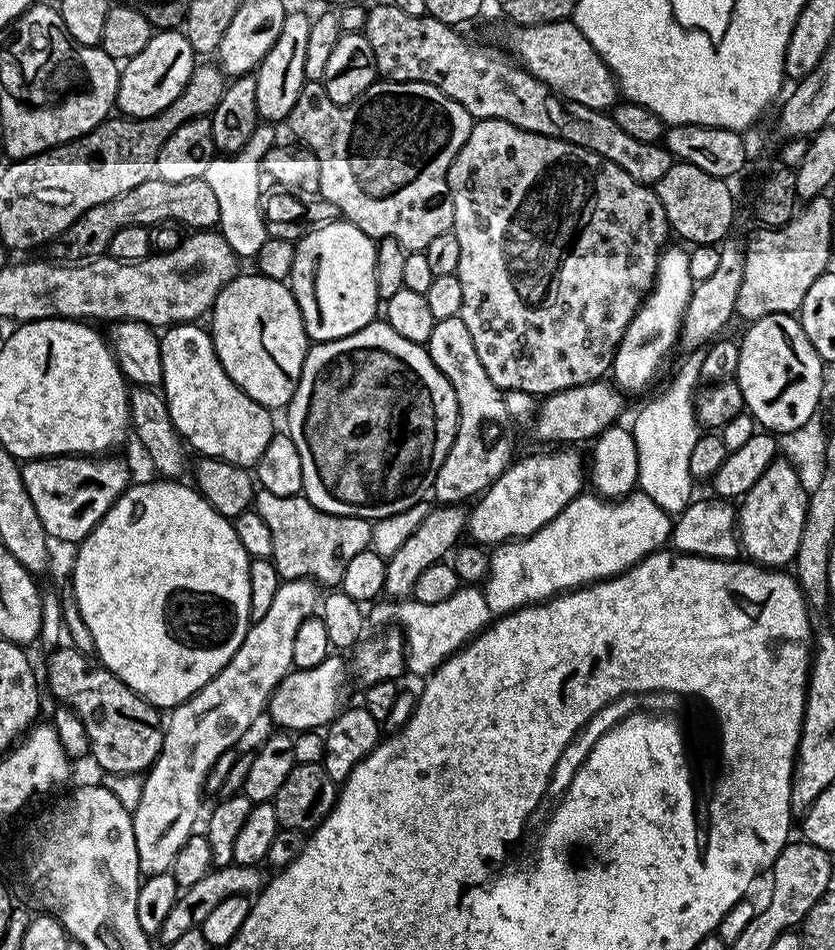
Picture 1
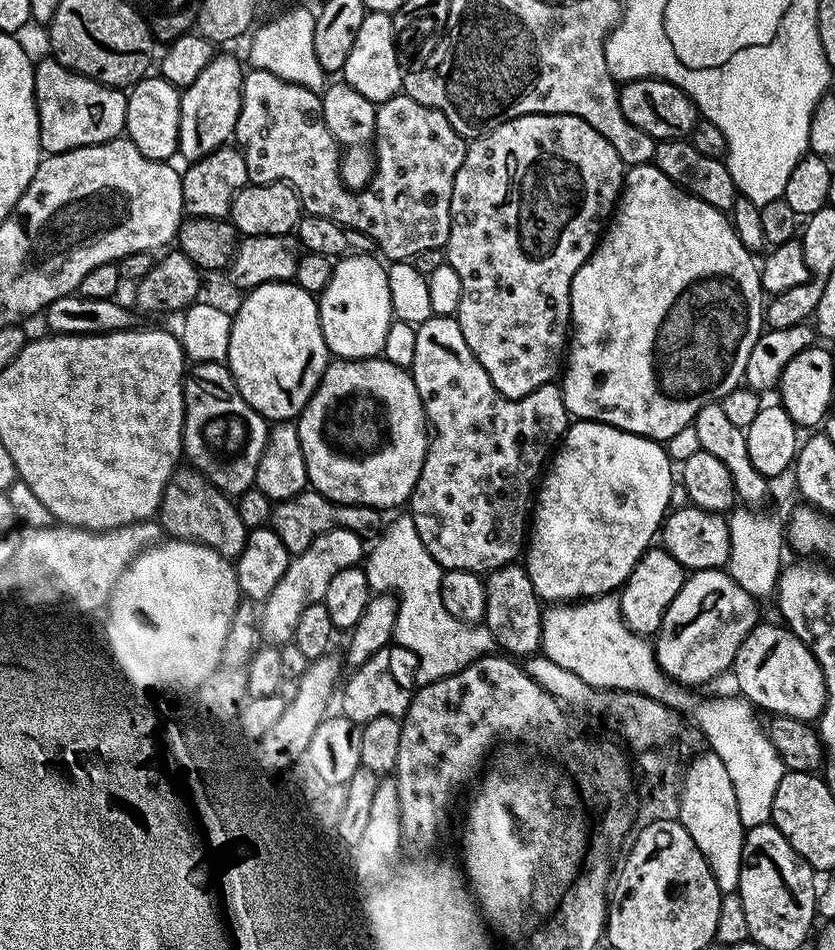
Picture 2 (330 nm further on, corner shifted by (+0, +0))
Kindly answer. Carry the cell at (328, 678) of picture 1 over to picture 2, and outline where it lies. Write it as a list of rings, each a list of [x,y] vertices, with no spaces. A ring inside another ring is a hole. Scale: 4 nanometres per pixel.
[[[392,646],[378,650],[365,664],[351,673],[348,681],[342,684],[344,693],[339,693],[339,711],[345,720],[359,726],[379,716],[403,717],[414,695],[414,657],[410,649]]]

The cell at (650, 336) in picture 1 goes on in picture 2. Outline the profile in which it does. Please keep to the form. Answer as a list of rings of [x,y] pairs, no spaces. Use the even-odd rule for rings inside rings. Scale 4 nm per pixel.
[[[655,163],[650,164],[633,164],[624,173],[624,186],[622,195],[614,209],[614,215],[611,217],[610,223],[607,225],[606,231],[600,237],[600,243],[597,244],[592,257],[578,270],[578,274],[574,274],[574,282],[572,283],[572,323],[570,332],[570,347],[566,352],[566,367],[562,372],[562,391],[564,393],[564,404],[568,407],[569,417],[576,420],[595,420],[598,424],[609,424],[615,428],[620,428],[623,432],[633,432],[639,436],[650,440],[659,440],[667,442],[672,436],[678,434],[683,427],[691,425],[696,419],[696,415],[702,410],[702,406],[713,402],[723,400],[726,394],[730,394],[730,390],[741,387],[744,371],[746,370],[746,362],[750,362],[750,350],[754,350],[754,342],[758,342],[761,332],[766,328],[766,293],[760,284],[760,268],[752,261],[753,253],[748,251],[746,246],[739,240],[739,234],[731,219],[721,209],[710,206],[706,202],[702,202],[697,196],[692,196],[685,192],[684,189],[678,187],[670,178],[666,178],[666,174],[662,174],[662,170],[657,168]]]

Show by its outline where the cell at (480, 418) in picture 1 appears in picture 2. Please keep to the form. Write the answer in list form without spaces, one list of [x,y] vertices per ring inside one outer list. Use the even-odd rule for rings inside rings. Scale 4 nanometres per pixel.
[[[432,315],[417,327],[416,337],[410,371],[424,402],[432,433],[420,477],[410,497],[411,518],[414,526],[418,526],[418,538],[422,538],[426,550],[430,550],[430,558],[444,570],[487,574],[519,561],[525,551],[524,535],[530,532],[538,481],[570,423],[564,393],[551,383],[520,400],[506,399],[494,382],[490,382],[490,374],[482,370],[482,362],[474,358],[470,346],[466,346],[462,326],[455,316]]]

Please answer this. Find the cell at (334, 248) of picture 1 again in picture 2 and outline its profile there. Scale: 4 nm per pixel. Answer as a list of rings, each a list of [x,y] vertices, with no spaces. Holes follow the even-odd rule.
[[[357,254],[337,259],[332,265],[330,282],[319,293],[320,325],[329,353],[341,360],[371,360],[384,351],[386,330],[390,330],[392,321],[392,303],[390,302],[390,282],[387,267],[379,264],[372,254]]]

